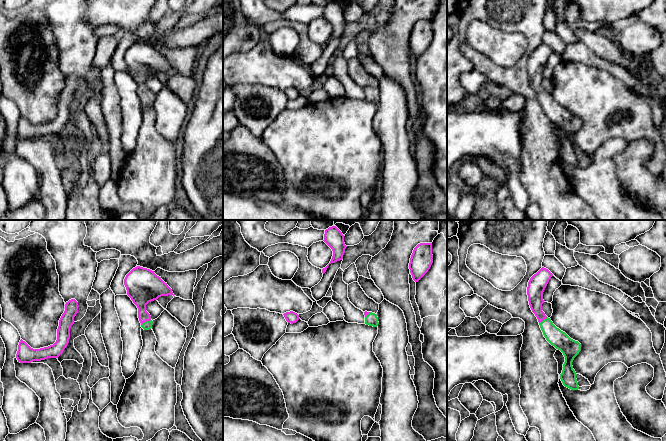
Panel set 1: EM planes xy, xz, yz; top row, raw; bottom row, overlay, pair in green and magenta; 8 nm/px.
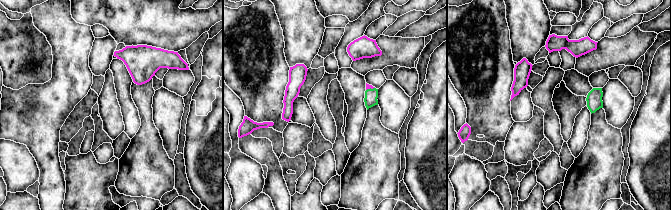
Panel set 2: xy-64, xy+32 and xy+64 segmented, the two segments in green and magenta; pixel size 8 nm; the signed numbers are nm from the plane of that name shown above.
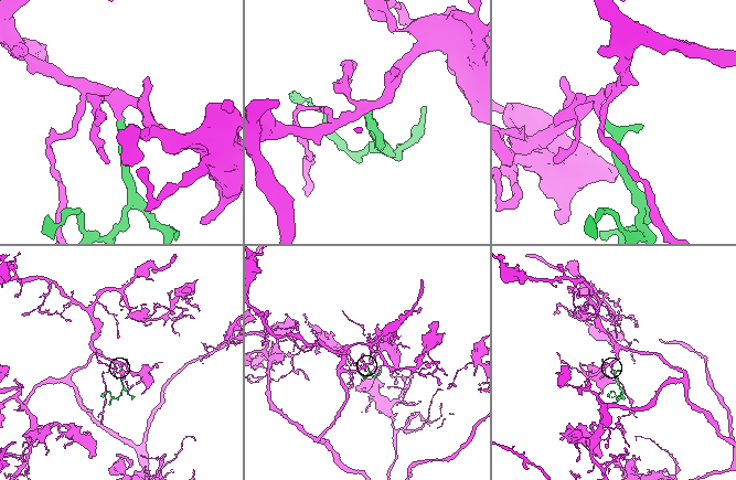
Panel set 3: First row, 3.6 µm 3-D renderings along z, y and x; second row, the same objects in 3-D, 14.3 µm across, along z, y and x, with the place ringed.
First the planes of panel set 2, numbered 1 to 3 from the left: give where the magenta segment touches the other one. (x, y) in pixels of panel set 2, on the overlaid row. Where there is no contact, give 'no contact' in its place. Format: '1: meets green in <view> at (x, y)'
1: no contact
2: meets green in xy+32 at (370, 88)
3: no contact

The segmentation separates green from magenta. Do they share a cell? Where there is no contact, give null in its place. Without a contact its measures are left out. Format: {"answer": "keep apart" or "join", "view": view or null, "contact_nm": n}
{"answer": "join", "view": "xy", "contact_nm": 90}

